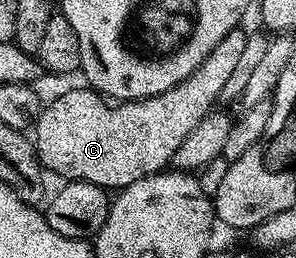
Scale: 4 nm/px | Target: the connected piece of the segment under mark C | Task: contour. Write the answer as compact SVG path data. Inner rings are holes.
M237 27L225 34L201 67L165 94L111 103L90 86L61 93L44 107L33 129L39 163L48 173L63 176L59 178L64 181L84 180L108 190L125 189L141 178L164 171L174 161L177 146L193 134L193 126L219 104L221 89L245 51L248 33L243 31Z

